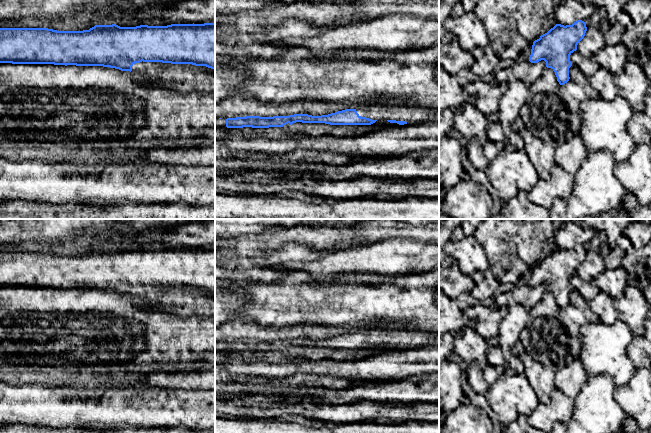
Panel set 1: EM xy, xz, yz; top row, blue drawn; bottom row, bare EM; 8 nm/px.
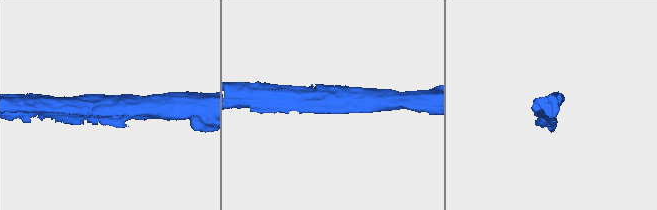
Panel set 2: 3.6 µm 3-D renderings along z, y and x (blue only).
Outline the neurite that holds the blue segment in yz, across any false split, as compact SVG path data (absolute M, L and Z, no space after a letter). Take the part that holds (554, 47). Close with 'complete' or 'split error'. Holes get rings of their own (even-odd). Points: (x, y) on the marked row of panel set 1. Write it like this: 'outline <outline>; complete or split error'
outline M582 20L566 26L556 24L533 42L529 61L537 63L544 60L546 67L555 72L559 84L564 85L570 79L570 55L577 50L577 45L586 31L586 22Z; complete

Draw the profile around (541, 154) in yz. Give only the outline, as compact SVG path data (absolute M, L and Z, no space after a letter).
M525 126L519 129L518 134L524 142L524 151L535 167L541 180L550 177L550 169L555 165L555 147L535 137Z

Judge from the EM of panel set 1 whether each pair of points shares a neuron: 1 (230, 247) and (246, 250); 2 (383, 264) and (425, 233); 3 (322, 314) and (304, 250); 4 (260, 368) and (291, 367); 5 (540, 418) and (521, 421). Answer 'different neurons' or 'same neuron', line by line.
1: same neuron
2: different neurons
3: different neurons
4: same neuron
5: different neurons

